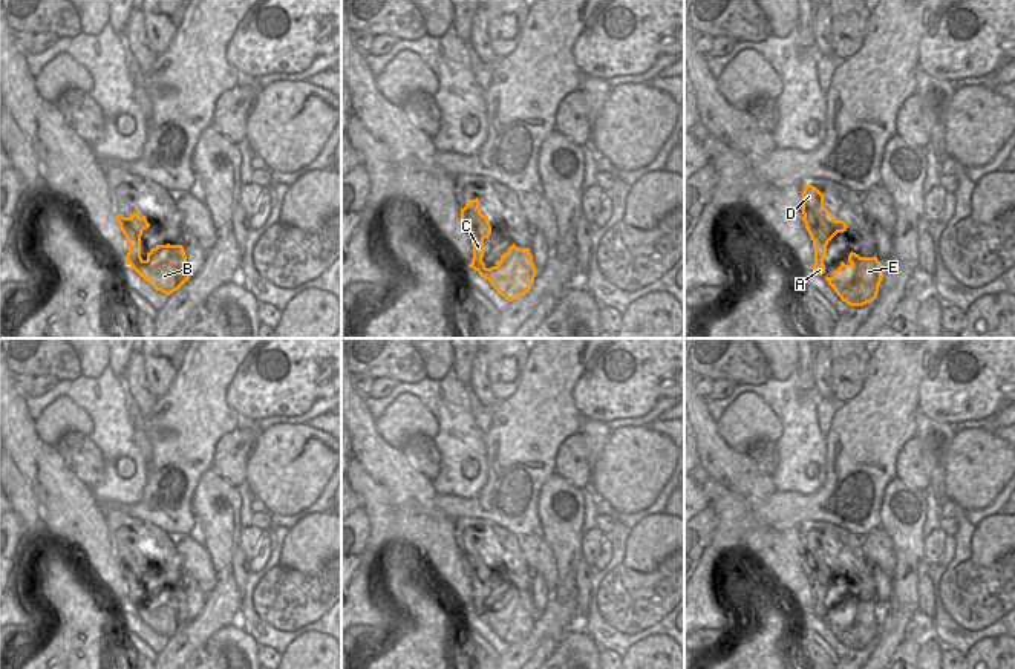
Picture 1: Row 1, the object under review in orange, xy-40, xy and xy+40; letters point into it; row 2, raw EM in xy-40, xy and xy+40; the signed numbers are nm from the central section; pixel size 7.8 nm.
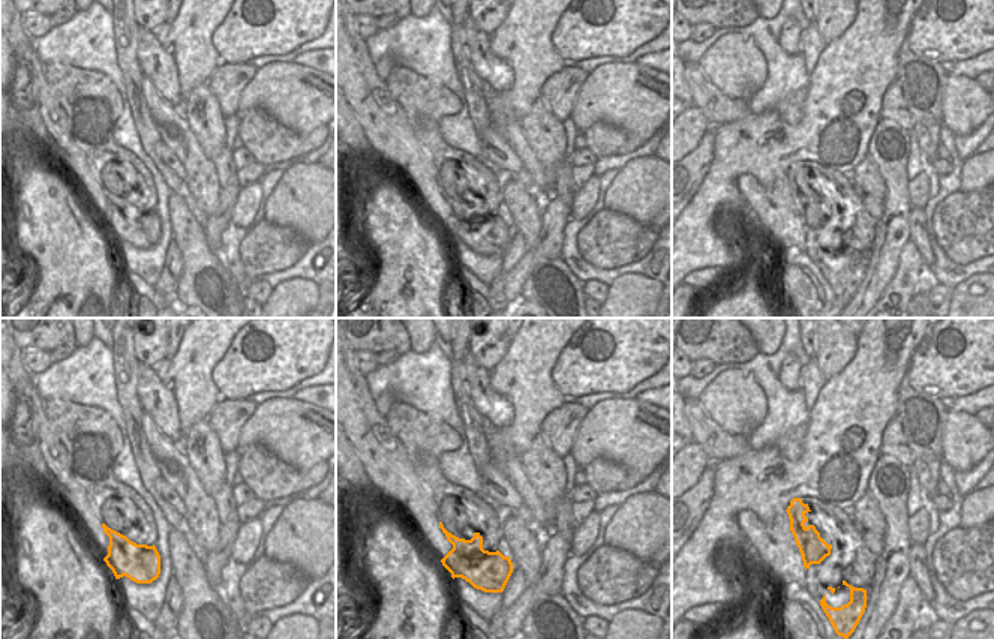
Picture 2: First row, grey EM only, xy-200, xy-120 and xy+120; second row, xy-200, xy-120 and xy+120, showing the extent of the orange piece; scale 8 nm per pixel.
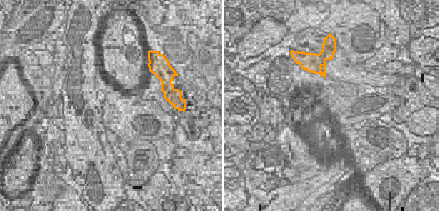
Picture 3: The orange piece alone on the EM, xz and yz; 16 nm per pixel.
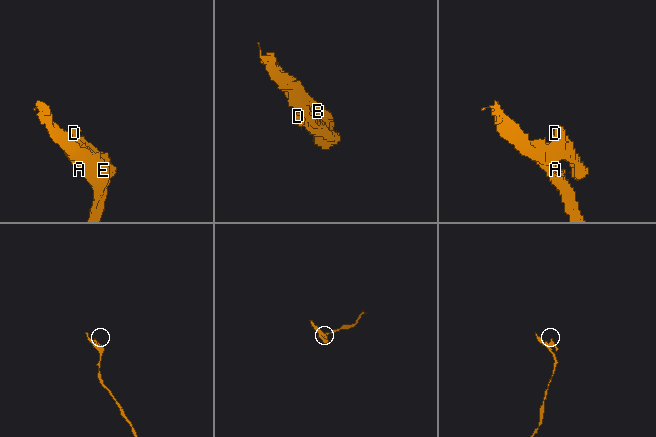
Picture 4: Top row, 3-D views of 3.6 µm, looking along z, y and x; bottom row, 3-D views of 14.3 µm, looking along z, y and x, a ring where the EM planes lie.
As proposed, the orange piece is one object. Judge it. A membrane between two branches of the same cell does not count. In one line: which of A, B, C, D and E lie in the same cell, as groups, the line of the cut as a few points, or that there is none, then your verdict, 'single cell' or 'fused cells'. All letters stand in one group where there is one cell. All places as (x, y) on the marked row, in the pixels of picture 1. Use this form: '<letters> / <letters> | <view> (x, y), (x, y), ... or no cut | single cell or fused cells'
A B C E / D | xy+40 (813, 228), (825, 228), (830, 239) | fused cells

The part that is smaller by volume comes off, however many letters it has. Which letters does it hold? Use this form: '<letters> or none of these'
D

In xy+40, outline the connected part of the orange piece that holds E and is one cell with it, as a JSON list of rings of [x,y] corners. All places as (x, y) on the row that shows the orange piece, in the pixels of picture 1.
[[[850,253],[848,265],[840,262],[833,277],[825,277],[834,292],[850,306],[871,303],[879,292],[882,282],[882,263],[877,257],[860,257]]]

